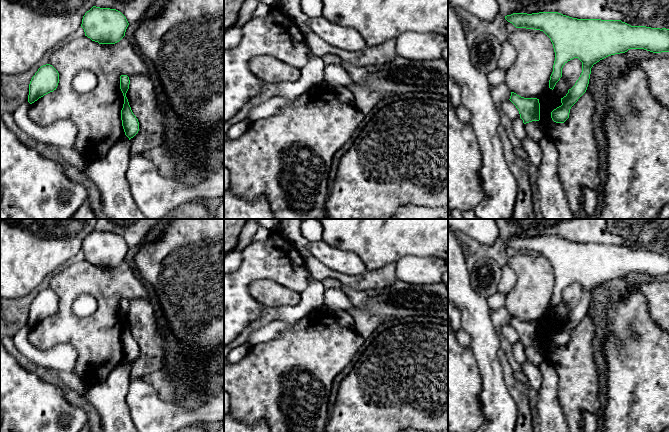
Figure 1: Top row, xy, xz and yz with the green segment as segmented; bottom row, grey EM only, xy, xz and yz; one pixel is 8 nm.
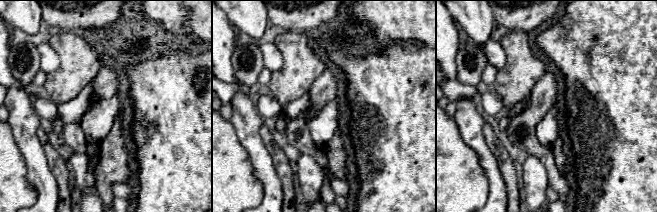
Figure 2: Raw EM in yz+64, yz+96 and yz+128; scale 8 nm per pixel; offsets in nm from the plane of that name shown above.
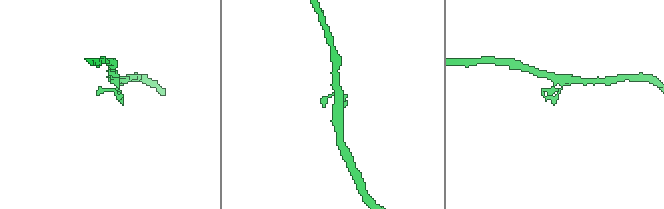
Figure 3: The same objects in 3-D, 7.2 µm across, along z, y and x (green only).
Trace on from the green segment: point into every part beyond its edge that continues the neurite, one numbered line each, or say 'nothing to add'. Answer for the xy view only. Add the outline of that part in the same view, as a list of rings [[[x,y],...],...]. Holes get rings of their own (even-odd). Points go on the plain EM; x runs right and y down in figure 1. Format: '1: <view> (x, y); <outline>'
nothing to add

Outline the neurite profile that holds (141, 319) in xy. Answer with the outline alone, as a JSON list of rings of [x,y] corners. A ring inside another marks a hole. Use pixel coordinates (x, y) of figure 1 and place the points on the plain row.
[[[133,299],[129,301],[129,304],[130,308],[126,321],[139,346],[139,355],[130,363],[129,373],[131,378],[143,379],[145,375],[163,369],[166,364],[165,333],[158,328],[155,313],[149,301]]]

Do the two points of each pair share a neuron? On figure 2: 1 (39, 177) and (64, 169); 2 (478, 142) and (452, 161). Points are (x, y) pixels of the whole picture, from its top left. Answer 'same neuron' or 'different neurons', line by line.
1: different neurons
2: different neurons

